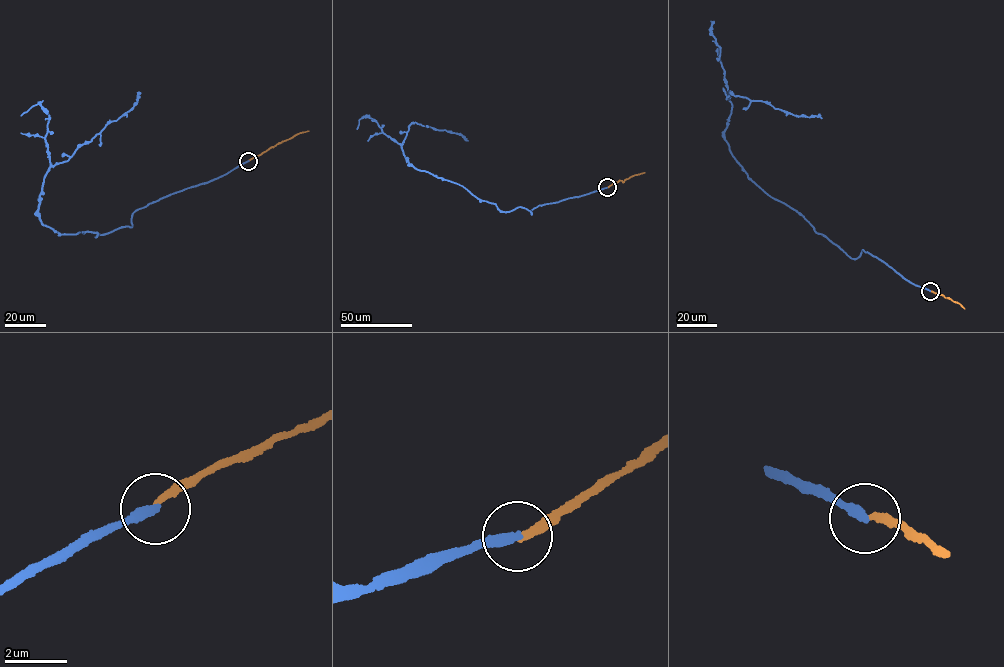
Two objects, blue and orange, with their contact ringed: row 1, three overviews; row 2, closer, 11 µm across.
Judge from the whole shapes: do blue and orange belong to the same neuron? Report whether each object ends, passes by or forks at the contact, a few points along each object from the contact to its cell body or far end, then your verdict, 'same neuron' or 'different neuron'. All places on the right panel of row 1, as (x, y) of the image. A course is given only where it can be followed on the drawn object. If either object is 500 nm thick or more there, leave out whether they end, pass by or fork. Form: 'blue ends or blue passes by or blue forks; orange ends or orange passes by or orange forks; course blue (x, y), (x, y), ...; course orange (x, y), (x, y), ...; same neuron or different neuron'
blue ends; orange ends; course blue (930, 291), (862, 249), (852, 258), (748, 177), (724, 137), (730, 92), (796, 116), (822, 118); course orange (931, 291), (964, 308); different neuron

